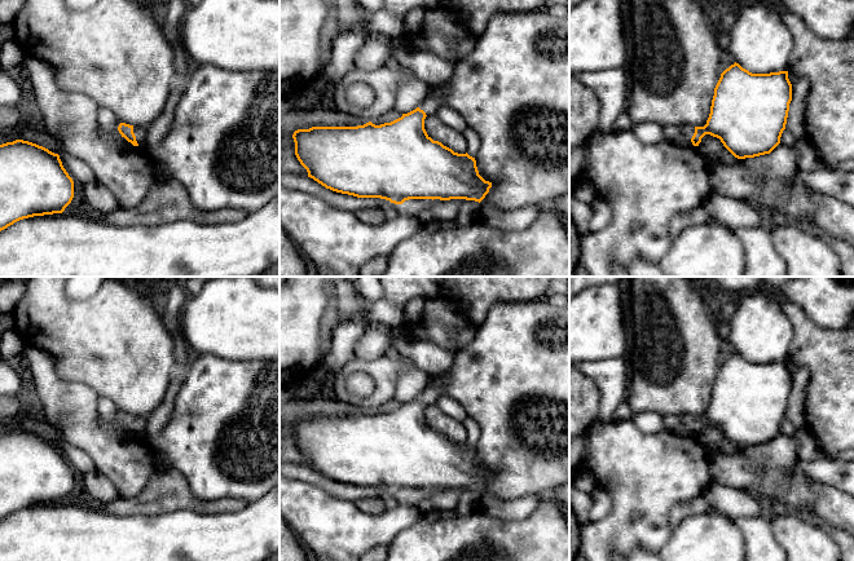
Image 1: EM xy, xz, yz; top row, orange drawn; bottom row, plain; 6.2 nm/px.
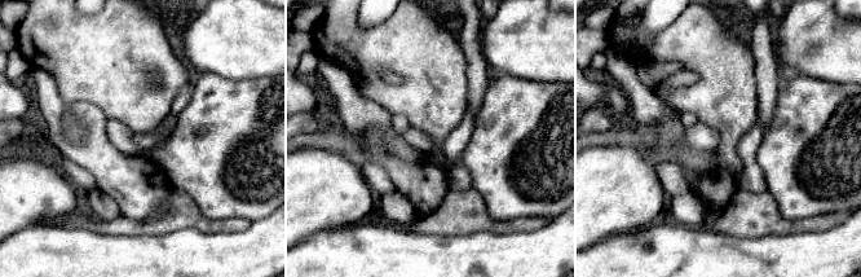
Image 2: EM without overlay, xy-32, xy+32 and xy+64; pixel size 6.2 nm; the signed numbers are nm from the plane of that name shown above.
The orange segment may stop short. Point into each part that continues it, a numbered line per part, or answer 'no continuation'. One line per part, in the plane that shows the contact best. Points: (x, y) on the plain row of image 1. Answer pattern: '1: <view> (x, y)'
1: xy (140, 423)

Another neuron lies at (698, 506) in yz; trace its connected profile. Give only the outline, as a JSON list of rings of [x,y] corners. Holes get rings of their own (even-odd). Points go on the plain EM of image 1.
[[[704,494],[695,496],[694,499],[677,503],[670,512],[670,526],[675,527],[683,518],[688,516],[704,514],[712,511],[709,503],[704,498]]]

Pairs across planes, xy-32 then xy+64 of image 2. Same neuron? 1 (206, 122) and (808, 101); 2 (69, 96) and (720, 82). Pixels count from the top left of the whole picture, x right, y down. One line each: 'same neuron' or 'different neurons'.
1: same neuron
2: same neuron

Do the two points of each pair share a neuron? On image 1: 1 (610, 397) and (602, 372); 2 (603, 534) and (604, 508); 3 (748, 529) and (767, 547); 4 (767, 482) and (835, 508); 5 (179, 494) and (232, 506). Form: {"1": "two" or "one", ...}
{"1": "one", "2": "two", "3": "one", "4": "one", "5": "one"}

